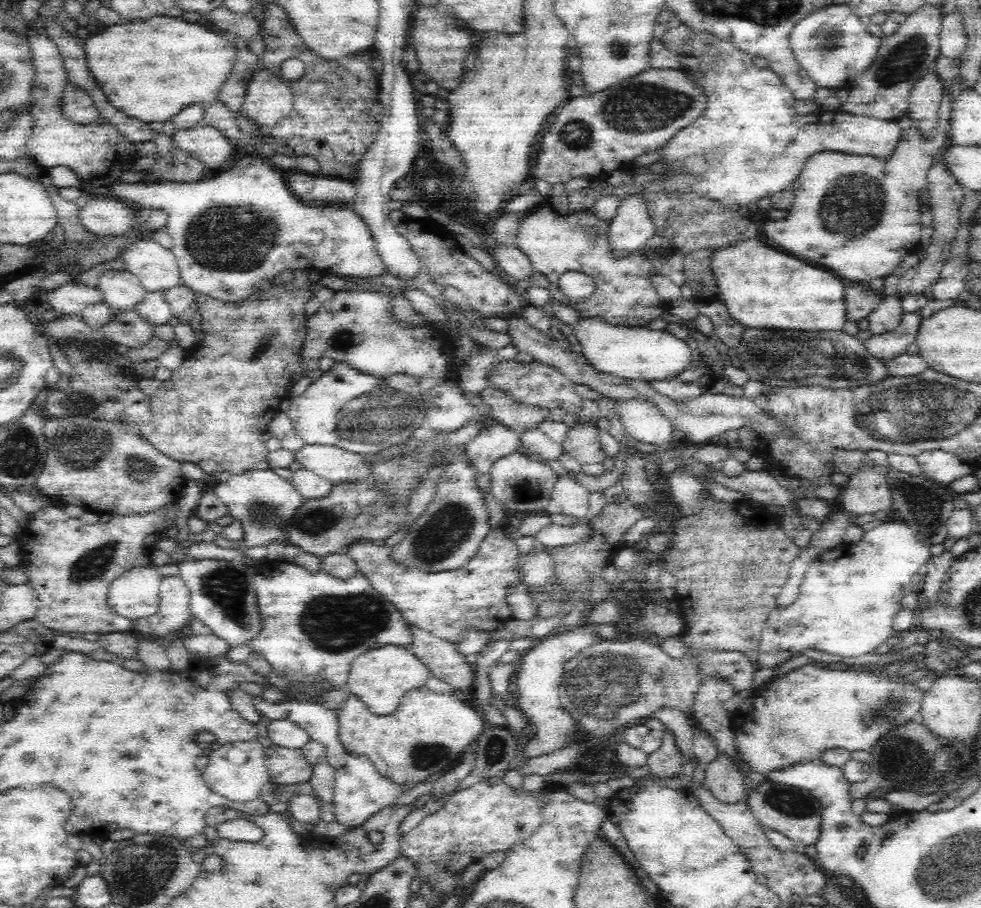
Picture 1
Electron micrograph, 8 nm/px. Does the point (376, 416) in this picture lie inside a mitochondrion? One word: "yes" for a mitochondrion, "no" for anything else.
yes

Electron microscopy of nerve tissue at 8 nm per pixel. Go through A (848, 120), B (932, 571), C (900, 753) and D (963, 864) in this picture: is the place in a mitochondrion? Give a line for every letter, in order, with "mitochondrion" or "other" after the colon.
A: other
B: other
C: mitochondrion
D: mitochondrion

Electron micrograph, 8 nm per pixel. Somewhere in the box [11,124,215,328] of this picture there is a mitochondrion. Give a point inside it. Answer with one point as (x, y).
(40, 264)

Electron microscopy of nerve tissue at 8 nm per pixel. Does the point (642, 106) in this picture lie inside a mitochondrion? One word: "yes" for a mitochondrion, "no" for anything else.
yes

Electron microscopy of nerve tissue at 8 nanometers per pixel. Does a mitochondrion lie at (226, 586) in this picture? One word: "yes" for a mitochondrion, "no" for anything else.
yes

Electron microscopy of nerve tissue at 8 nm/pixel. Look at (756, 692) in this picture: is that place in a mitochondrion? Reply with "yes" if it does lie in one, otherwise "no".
no

